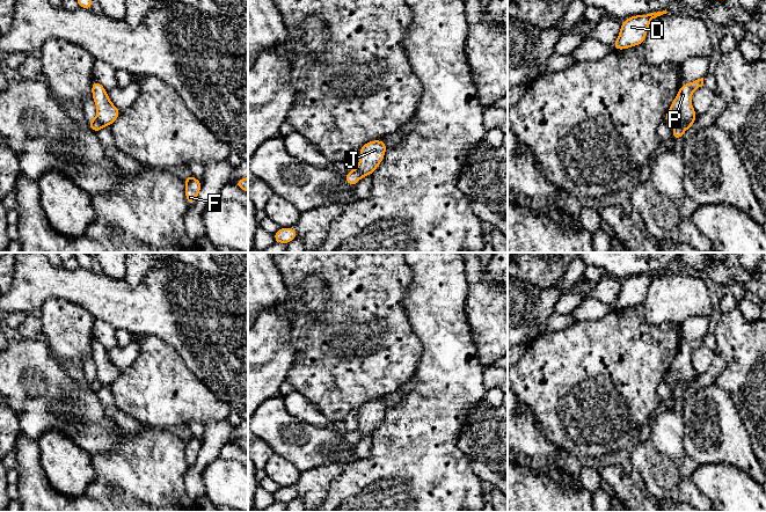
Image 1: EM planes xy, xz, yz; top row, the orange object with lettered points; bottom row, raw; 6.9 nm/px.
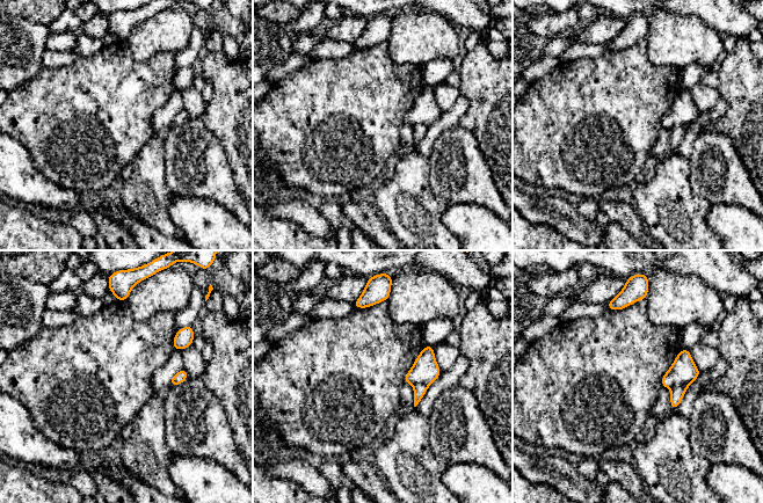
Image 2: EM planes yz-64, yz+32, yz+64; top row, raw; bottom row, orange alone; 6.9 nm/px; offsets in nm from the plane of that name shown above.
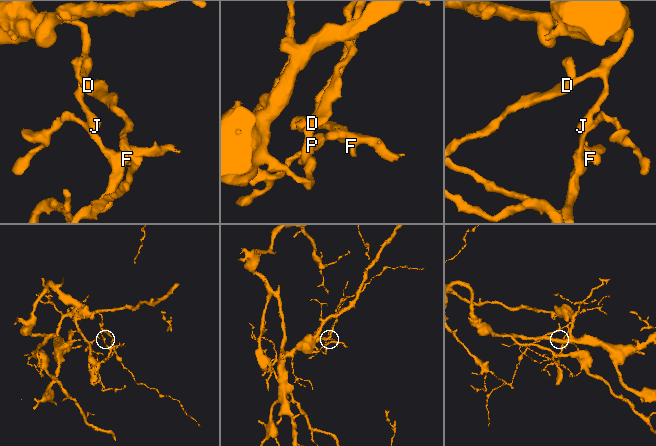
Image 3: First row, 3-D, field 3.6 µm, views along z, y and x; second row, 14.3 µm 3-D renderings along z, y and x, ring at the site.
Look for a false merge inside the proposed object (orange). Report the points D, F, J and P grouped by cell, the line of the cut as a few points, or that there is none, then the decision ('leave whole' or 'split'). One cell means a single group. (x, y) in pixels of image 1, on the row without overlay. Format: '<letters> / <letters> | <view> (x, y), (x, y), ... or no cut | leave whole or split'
D J P / F | yz (694, 377), (676, 385) | split

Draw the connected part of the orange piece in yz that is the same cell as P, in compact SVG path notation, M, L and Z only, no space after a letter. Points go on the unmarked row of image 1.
M703 337L693 342L681 344L679 351L673 359L670 370L664 376L664 381L671 383L685 383L693 378L696 378L696 372L692 366L691 357L692 352L703 345Z

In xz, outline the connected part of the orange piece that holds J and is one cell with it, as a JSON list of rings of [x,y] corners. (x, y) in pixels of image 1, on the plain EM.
[[[372,400],[360,407],[358,430],[360,436],[371,436],[380,425],[385,412],[386,402],[384,400]]]

